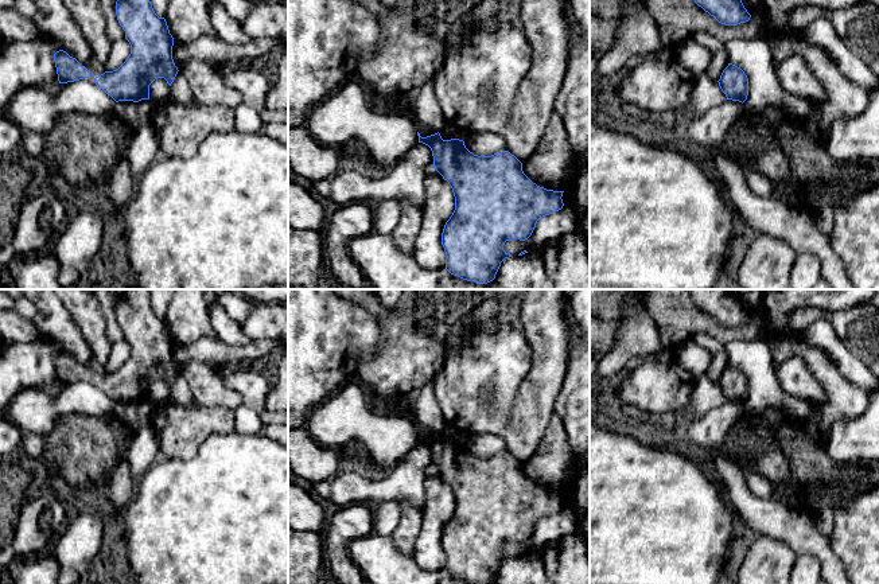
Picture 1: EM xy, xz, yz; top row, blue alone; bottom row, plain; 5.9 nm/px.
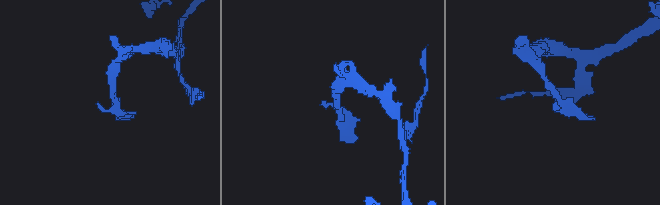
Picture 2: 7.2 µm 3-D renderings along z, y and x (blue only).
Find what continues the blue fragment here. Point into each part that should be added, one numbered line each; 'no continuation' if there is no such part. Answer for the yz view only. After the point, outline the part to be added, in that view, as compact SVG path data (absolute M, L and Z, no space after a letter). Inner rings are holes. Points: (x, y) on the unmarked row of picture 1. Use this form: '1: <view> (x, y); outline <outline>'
no continuation

